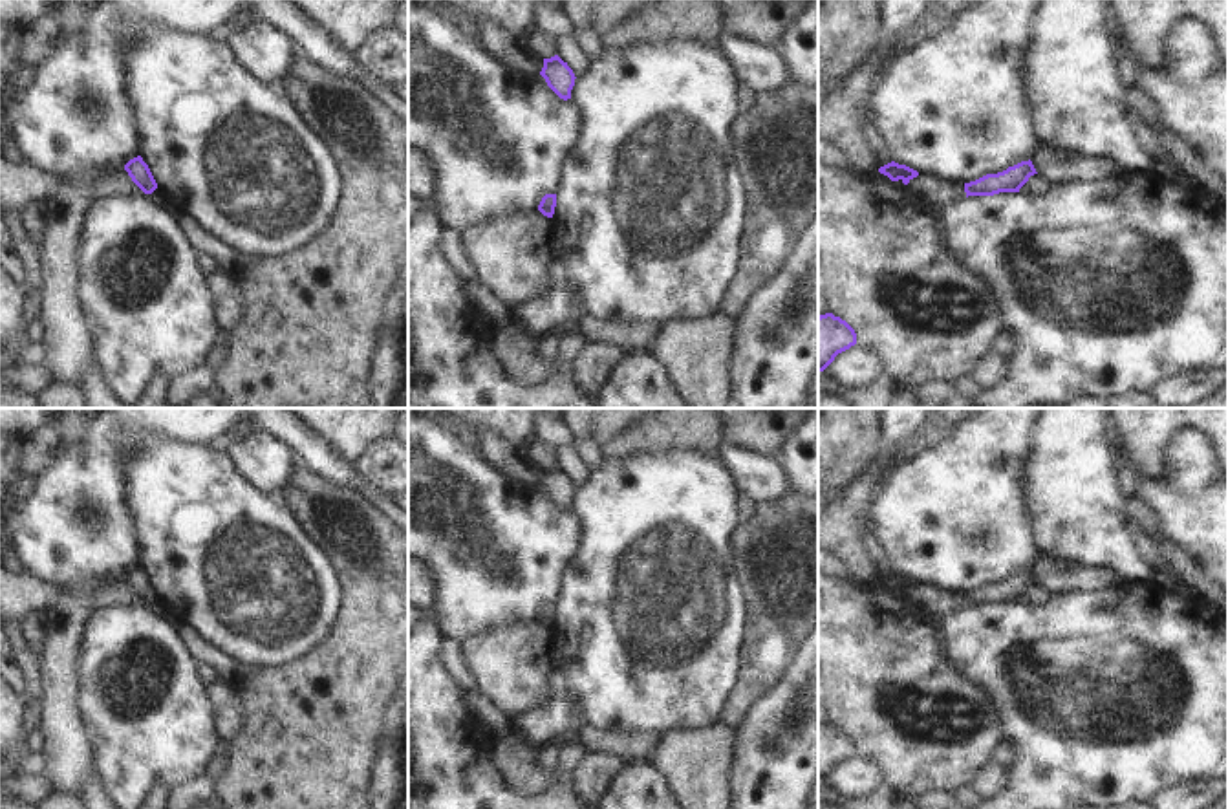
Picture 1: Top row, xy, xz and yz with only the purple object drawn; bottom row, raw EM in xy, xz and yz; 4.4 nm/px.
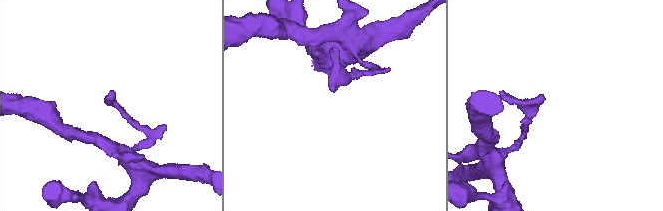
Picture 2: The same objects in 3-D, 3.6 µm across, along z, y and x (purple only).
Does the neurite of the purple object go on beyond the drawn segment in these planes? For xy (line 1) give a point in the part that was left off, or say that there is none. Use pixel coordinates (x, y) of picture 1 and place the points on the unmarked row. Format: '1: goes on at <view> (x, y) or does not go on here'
1: does not go on here

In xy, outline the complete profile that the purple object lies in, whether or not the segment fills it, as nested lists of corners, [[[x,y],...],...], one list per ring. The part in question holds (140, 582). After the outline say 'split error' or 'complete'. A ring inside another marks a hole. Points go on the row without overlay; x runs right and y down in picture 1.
[[[141,566],[130,569],[124,575],[124,580],[145,604],[152,604],[157,599],[157,593]]]; complete

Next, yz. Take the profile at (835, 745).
[[[833,723],[818,727],[818,782],[824,782],[838,763],[855,754],[856,743],[846,730]]]; complete

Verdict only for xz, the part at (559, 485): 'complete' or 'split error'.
complete

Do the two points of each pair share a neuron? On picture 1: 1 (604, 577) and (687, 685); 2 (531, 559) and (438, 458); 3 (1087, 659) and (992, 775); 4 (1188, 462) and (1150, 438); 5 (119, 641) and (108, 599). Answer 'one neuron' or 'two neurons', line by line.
1: one neuron
2: one neuron
3: two neurons
4: two neurons
5: two neurons

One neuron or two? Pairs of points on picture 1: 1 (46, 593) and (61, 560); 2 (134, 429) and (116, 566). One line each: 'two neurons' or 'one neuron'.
1: two neurons
2: one neuron

